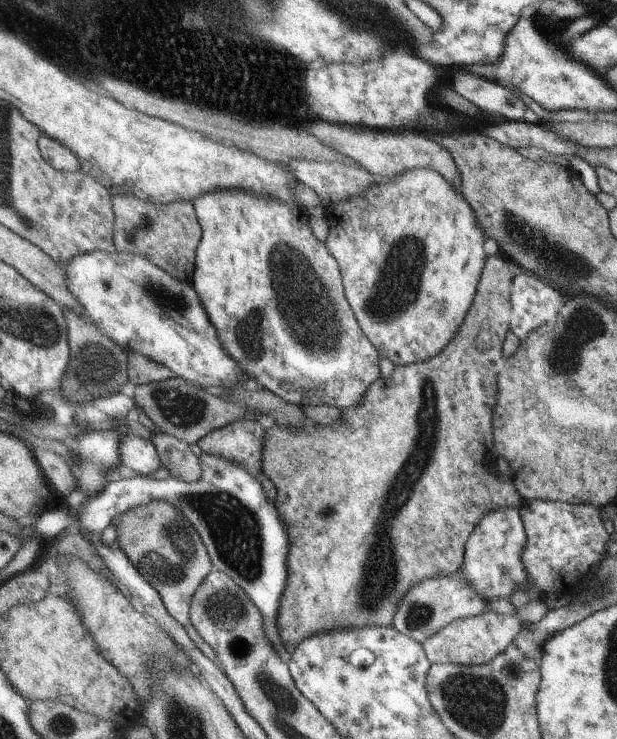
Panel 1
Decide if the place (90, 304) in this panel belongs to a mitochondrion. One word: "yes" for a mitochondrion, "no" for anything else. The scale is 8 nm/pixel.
no

